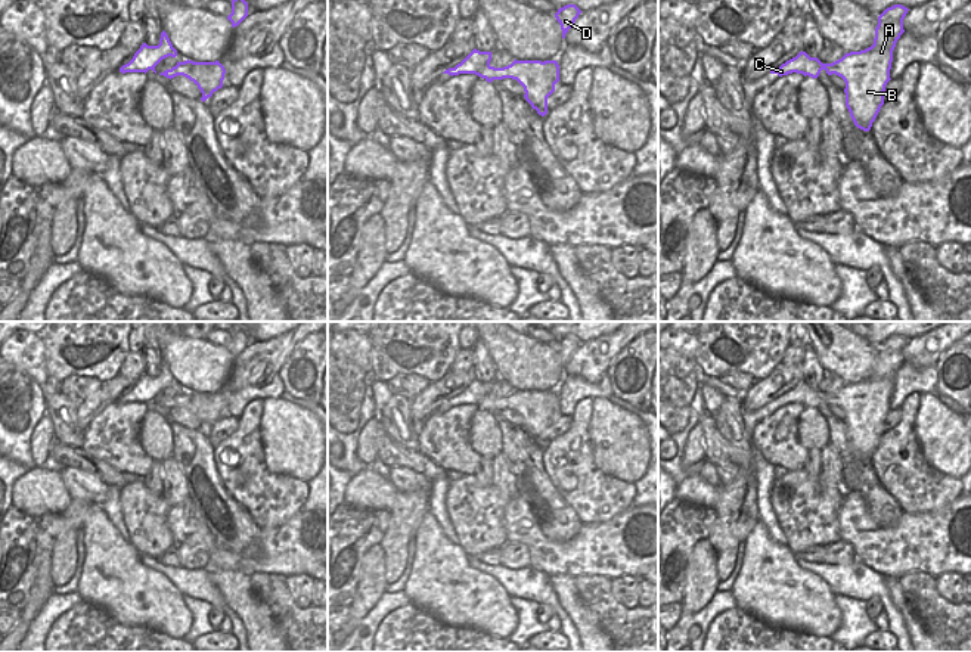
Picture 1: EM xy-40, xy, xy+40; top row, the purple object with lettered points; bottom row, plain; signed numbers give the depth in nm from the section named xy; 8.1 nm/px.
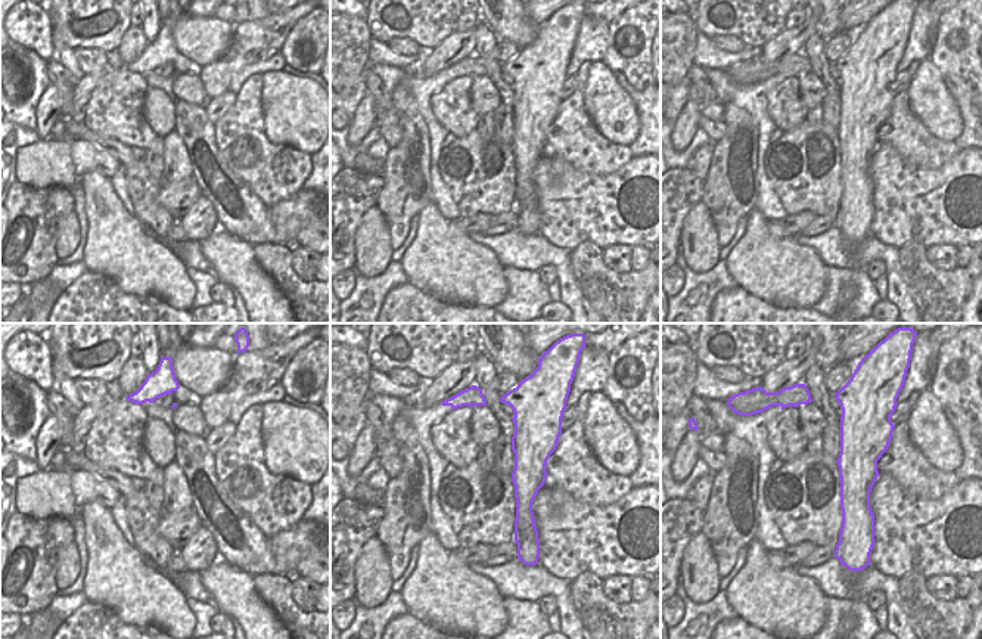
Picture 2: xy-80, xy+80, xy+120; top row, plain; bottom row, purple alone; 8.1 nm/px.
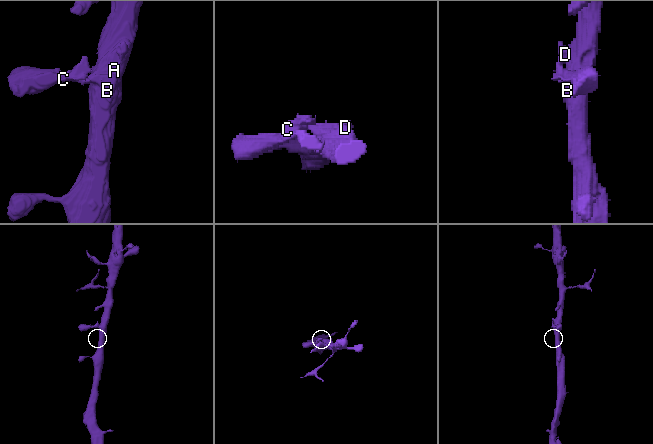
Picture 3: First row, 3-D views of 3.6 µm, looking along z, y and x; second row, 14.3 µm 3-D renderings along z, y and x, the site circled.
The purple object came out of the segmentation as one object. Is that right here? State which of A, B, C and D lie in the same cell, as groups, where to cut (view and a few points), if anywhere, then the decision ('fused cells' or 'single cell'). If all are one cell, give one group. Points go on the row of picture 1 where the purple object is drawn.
A B C D; no cut; single cell

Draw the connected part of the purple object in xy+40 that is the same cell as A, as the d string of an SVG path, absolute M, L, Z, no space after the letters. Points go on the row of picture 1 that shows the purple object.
M902 4L887 7L878 16L874 44L865 50L846 53L832 63L822 63L818 58L800 52L770 74L782 77L797 72L818 78L825 69L828 75L841 77L846 83L846 106L854 125L869 131L884 105L885 86L891 80L893 50L905 32L903 19L908 10Z

